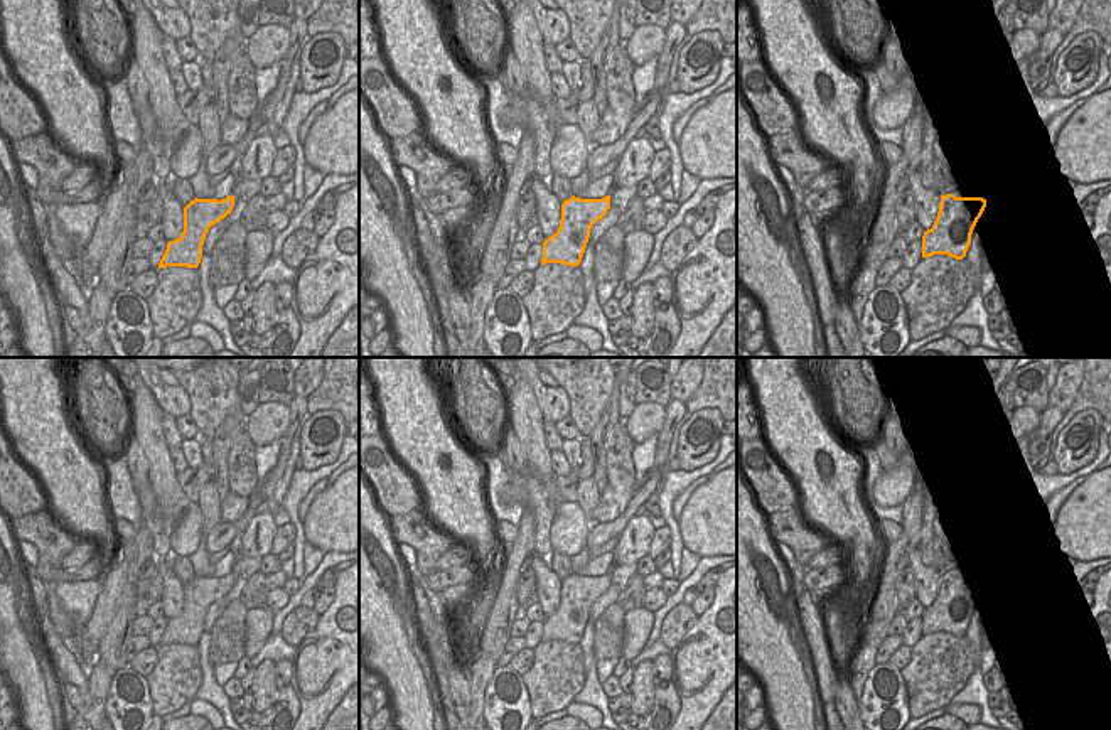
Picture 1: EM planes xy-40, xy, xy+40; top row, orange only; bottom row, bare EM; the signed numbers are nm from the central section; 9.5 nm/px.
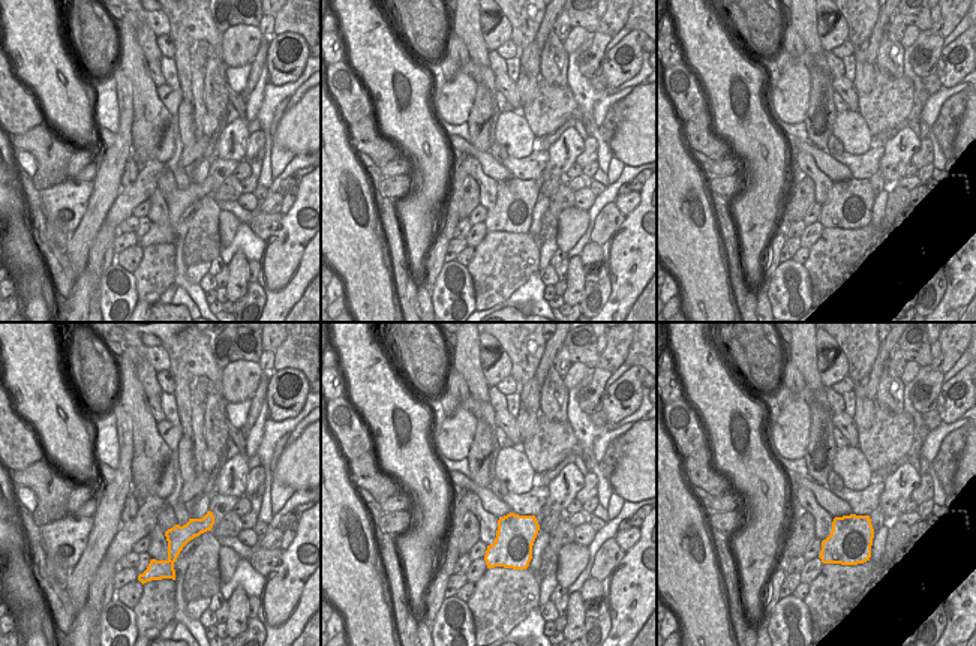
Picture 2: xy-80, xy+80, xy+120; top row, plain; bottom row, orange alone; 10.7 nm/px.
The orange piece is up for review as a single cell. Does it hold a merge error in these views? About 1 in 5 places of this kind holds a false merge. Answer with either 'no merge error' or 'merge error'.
no merge error

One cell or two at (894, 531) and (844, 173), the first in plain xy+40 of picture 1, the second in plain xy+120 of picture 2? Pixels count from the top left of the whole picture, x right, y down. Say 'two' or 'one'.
one

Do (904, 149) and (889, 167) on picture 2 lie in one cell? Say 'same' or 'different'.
same

